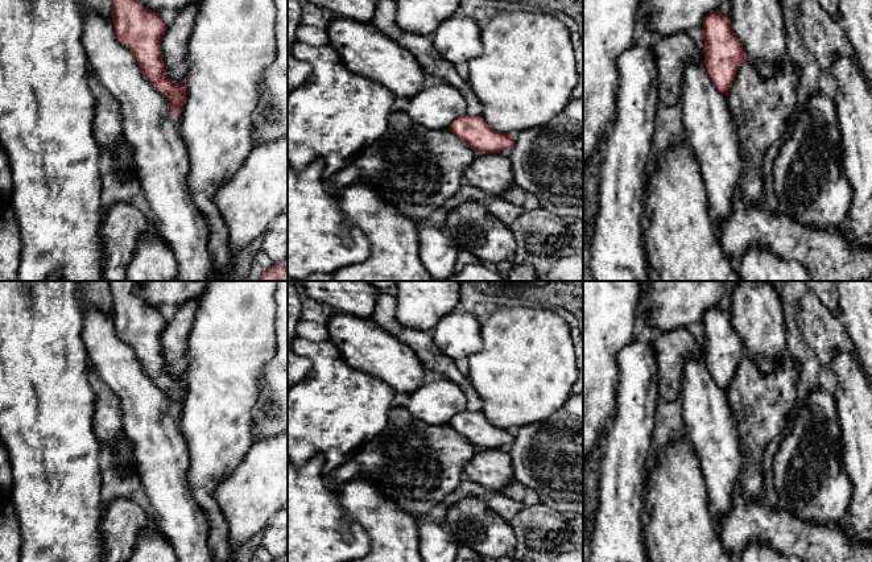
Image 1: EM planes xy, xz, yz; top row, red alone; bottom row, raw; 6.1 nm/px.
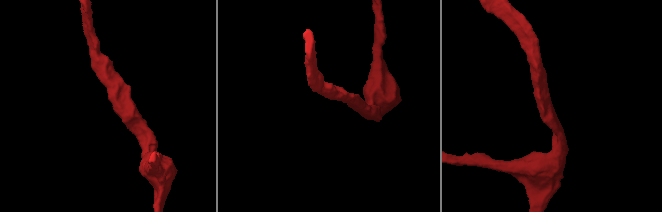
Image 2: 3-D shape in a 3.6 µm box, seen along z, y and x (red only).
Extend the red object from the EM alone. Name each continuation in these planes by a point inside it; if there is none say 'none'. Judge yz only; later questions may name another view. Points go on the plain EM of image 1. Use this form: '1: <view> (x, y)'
none

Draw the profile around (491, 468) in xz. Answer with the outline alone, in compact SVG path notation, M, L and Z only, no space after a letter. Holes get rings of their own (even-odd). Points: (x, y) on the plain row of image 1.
M500 449L479 450L464 466L463 476L495 492L514 480L509 454Z

